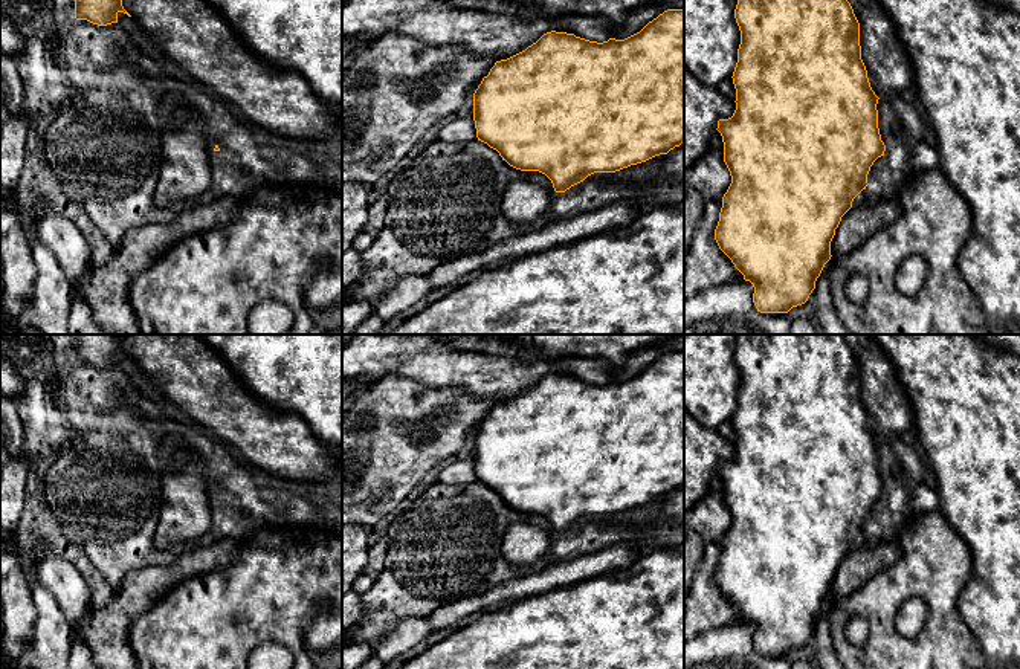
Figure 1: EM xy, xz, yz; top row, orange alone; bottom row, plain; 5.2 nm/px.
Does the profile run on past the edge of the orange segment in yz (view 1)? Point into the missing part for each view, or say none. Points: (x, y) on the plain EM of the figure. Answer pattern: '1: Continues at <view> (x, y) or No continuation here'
1: No continuation here

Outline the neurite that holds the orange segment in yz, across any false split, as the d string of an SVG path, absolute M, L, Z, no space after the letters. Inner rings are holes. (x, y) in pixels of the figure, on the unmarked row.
M734 334L738 347L734 360L741 373L738 405L733 414L736 431L736 452L731 460L718 463L718 473L724 484L724 504L730 513L731 525L722 539L715 582L719 591L731 602L734 609L754 629L753 645L760 655L788 655L792 649L808 643L815 631L825 606L831 602L831 583L841 559L852 550L854 541L866 532L867 516L873 504L884 498L886 487L878 470L878 438L870 429L866 408L861 402L860 365L854 356L846 334Z

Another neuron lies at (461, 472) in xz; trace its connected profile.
M473 458L470 460L457 460L446 467L443 467L437 475L437 483L446 486L469 486L476 483L476 470Z

